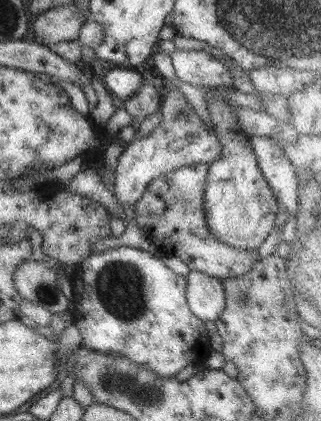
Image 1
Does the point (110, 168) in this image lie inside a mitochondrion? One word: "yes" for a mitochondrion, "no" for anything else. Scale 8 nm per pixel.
no

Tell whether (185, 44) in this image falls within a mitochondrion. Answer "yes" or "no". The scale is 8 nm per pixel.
no

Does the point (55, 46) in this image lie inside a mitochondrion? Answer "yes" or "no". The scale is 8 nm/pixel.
no

